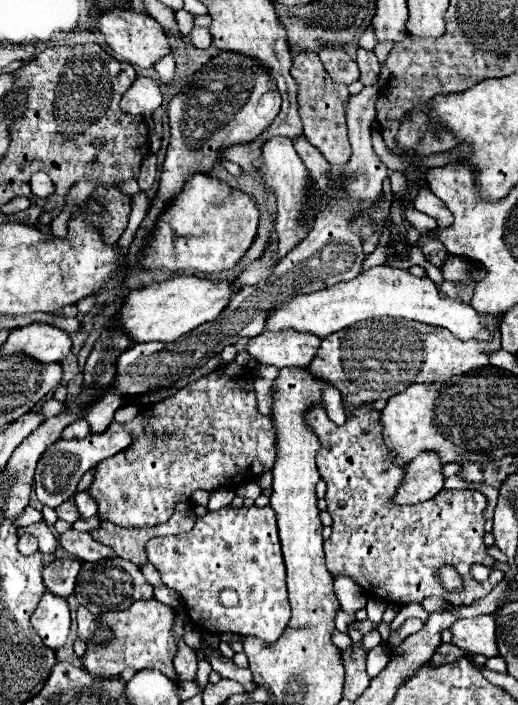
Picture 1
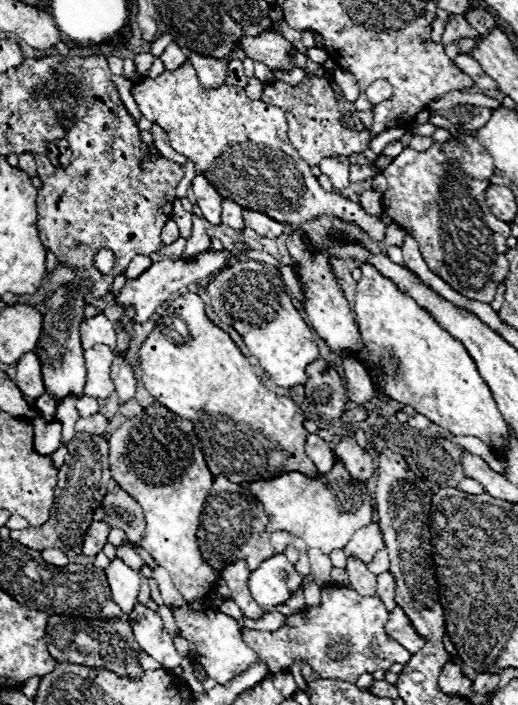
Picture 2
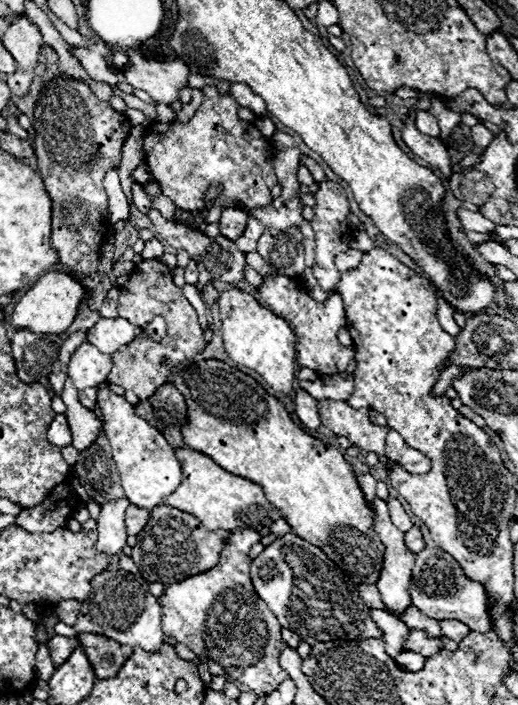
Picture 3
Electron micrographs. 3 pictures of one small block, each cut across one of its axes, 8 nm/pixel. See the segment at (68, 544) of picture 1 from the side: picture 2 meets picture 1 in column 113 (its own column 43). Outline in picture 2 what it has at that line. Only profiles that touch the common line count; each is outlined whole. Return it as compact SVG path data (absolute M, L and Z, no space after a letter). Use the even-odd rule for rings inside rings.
M46 548L46 550L42 550L42 556L44 556L44 560L48 560L56 566L66 566L68 564L68 556L58 548Z

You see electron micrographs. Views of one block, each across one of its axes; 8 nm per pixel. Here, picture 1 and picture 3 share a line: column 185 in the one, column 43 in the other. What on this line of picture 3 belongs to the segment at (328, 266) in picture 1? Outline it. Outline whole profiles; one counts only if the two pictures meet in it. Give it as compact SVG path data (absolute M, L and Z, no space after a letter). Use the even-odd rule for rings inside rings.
M18 330L12 338L12 358L20 382L32 384L34 380L46 380L52 364L58 360L60 346L60 336L40 336Z

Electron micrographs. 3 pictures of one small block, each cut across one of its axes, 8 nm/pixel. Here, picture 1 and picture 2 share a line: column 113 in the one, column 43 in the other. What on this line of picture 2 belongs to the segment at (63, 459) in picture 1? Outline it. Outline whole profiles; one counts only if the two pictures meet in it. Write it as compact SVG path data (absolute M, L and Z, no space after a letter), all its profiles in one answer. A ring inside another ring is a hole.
M36 418L34 422L34 448L42 456L50 456L60 448L62 426L58 422L44 422Z

